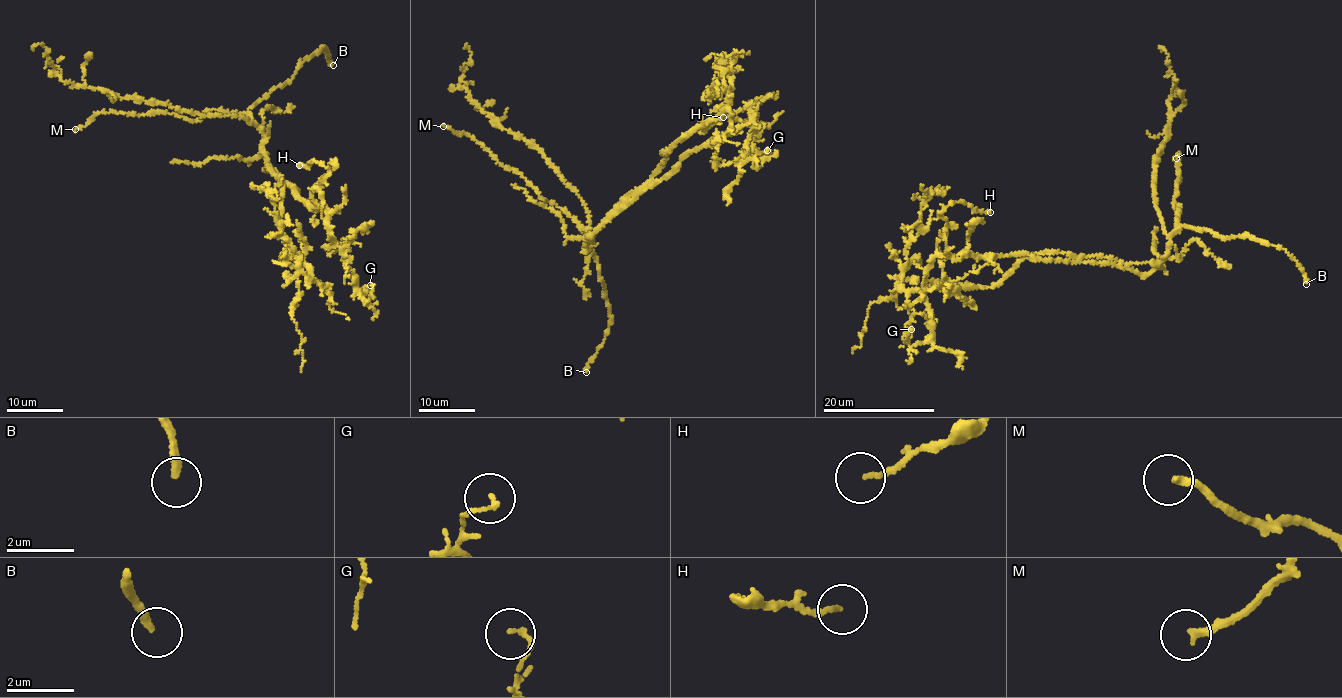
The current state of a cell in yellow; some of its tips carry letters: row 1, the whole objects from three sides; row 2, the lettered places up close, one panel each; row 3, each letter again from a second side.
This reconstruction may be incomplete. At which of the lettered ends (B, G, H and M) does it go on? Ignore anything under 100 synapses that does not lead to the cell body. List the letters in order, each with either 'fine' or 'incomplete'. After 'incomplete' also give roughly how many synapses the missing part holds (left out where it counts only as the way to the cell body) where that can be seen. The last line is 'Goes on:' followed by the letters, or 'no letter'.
B: incomplete
G: fine
H: fine
M: fine
Goes on: B

